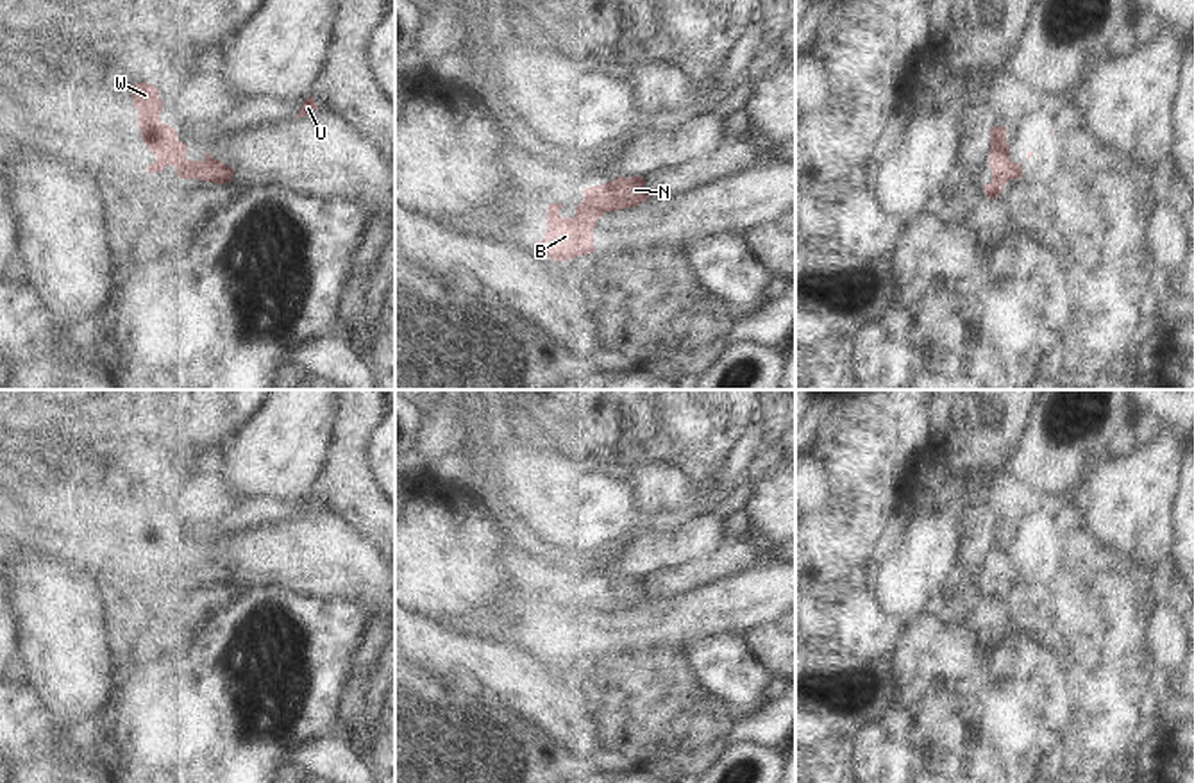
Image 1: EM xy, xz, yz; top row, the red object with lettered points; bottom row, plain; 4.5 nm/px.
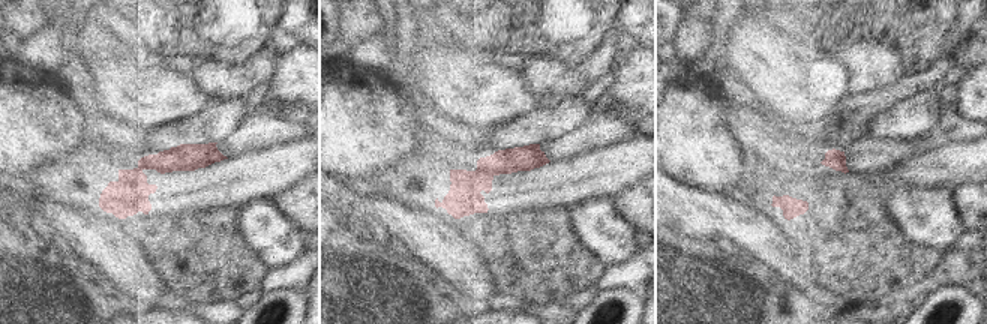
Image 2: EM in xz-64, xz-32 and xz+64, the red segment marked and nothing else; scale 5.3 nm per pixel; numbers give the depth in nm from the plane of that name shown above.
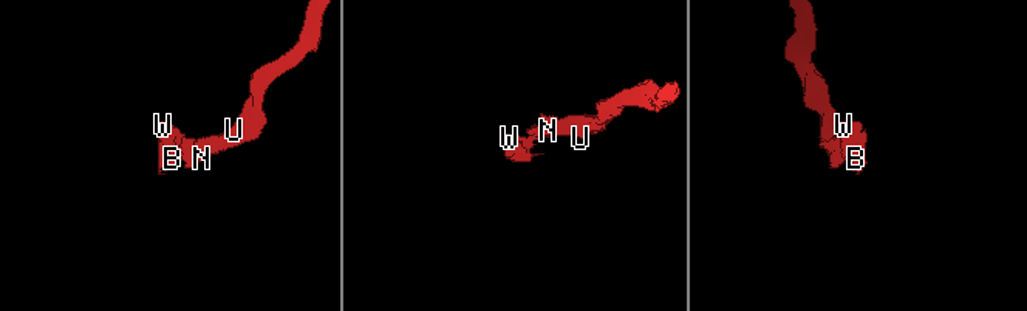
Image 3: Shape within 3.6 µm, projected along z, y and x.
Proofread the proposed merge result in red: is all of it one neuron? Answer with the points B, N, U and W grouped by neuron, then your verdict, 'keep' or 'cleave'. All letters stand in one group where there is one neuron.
B N U W | keep

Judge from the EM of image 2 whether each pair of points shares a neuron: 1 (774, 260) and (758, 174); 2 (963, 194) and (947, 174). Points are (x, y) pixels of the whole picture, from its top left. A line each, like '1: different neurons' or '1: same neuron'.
1: different neurons
2: different neurons

